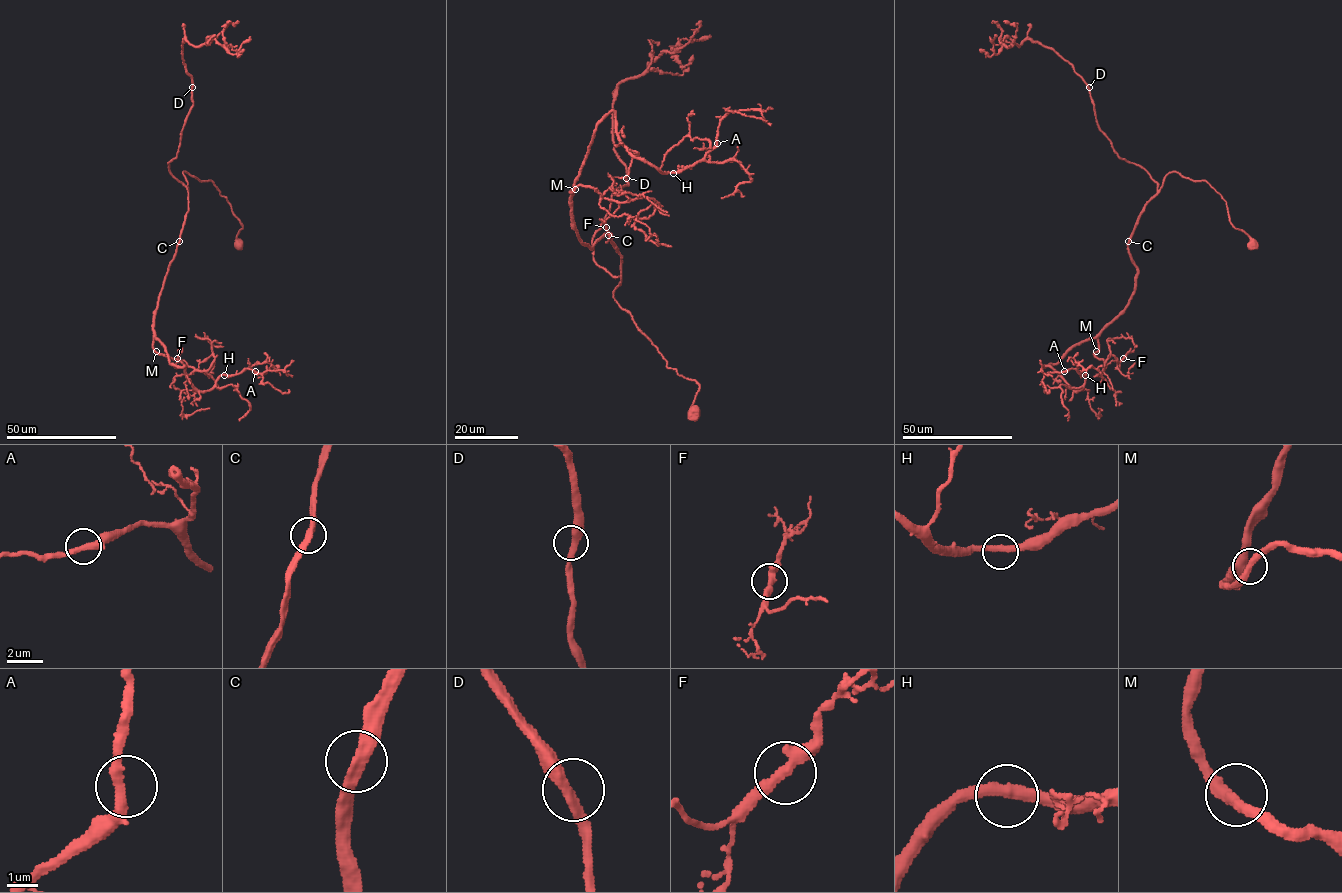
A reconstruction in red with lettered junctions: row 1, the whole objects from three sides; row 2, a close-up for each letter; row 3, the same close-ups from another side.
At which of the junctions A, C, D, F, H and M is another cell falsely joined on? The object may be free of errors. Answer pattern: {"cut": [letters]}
{"cut": []}

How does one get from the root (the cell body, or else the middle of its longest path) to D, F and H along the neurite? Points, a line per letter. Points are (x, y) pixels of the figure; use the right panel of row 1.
D: (1253, 244), (1205, 180), (1173, 171), (1158, 193), (1145, 170), (1122, 159), (1099, 126), (1089, 87)
F: (1253, 244), (1208, 183), (1170, 172), (1128, 245), (1133, 294), (1094, 354), (1106, 364), (1123, 358)
H: (1253, 244), (1208, 183), (1170, 172), (1128, 245), (1137, 269), (1128, 305), (1042, 367), (1075, 391), (1085, 375)

